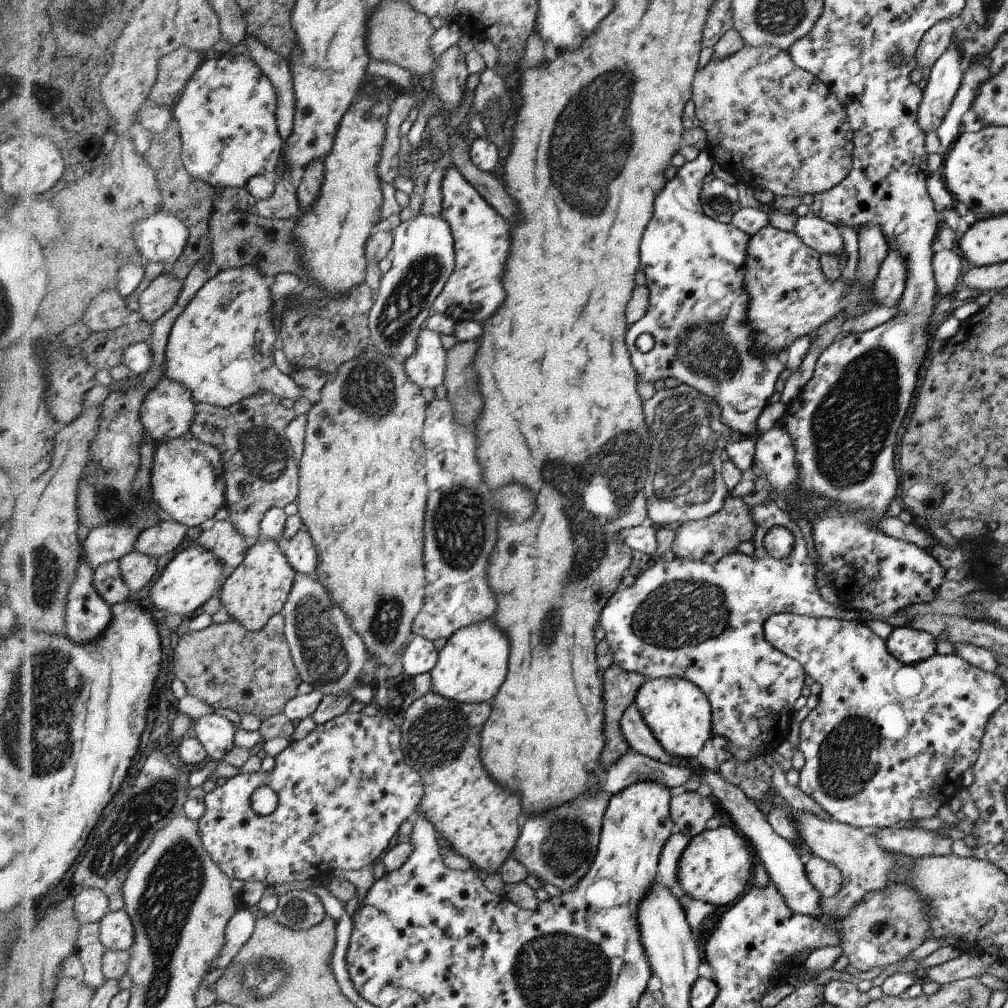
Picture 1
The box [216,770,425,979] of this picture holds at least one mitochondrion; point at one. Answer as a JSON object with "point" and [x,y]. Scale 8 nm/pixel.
{"point":[296,910]}

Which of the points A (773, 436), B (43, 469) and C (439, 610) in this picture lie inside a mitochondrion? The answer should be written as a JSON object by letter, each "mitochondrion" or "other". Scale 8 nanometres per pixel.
{"A":"other","B":"other","C":"other"}

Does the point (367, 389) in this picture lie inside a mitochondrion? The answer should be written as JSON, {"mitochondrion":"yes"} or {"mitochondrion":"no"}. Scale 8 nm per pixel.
{"mitochondrion":"yes"}

